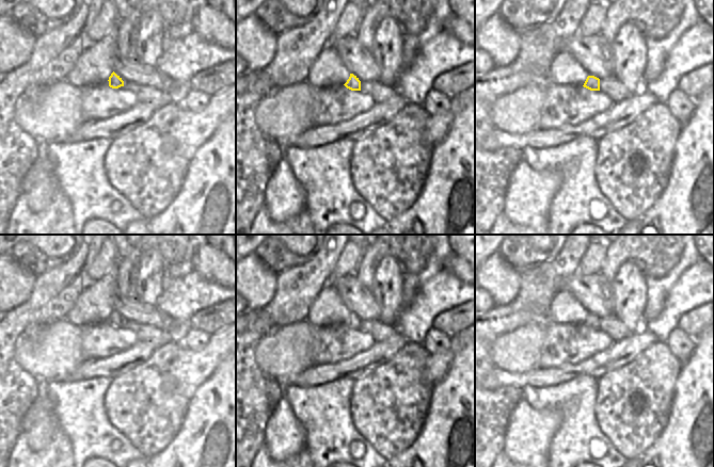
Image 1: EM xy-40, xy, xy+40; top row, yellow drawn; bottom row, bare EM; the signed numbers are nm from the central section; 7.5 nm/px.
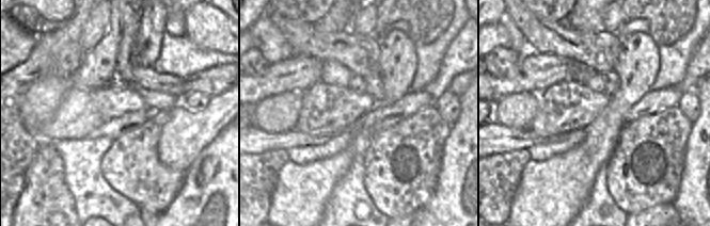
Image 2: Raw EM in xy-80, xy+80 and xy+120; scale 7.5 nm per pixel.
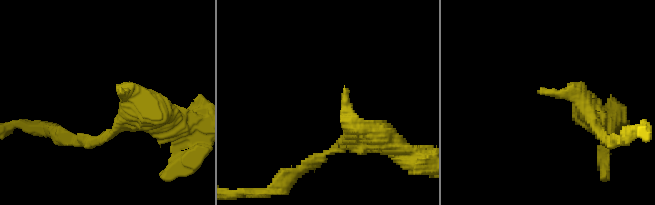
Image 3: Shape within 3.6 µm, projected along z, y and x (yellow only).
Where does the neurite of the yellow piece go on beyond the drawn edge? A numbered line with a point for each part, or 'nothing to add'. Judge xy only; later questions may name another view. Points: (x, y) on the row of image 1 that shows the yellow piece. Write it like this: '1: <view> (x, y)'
nothing to add

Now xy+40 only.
nothing to add

